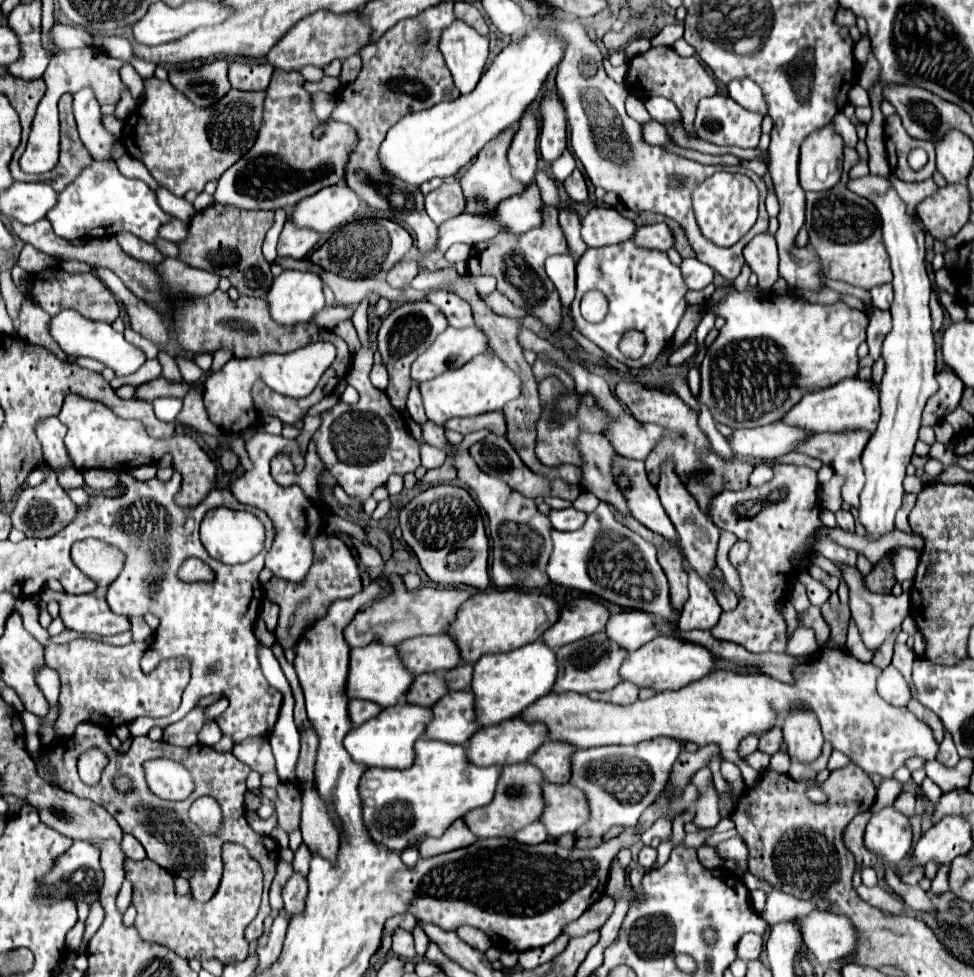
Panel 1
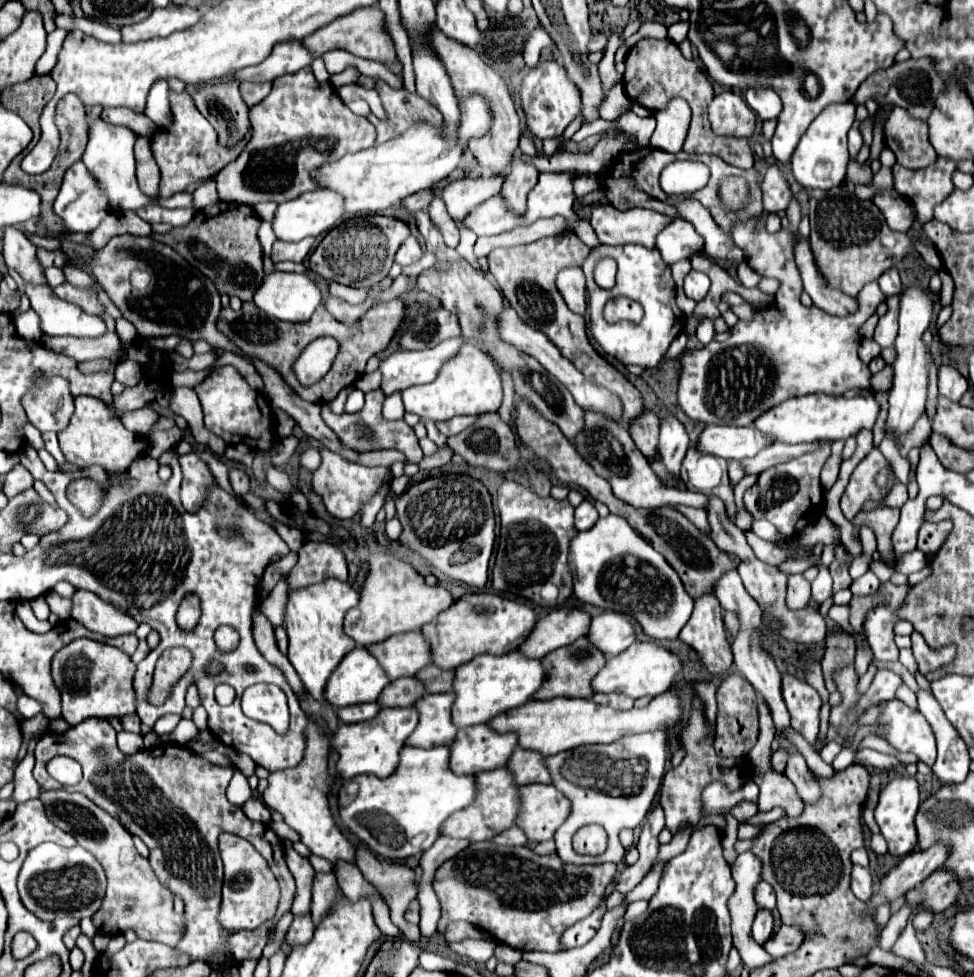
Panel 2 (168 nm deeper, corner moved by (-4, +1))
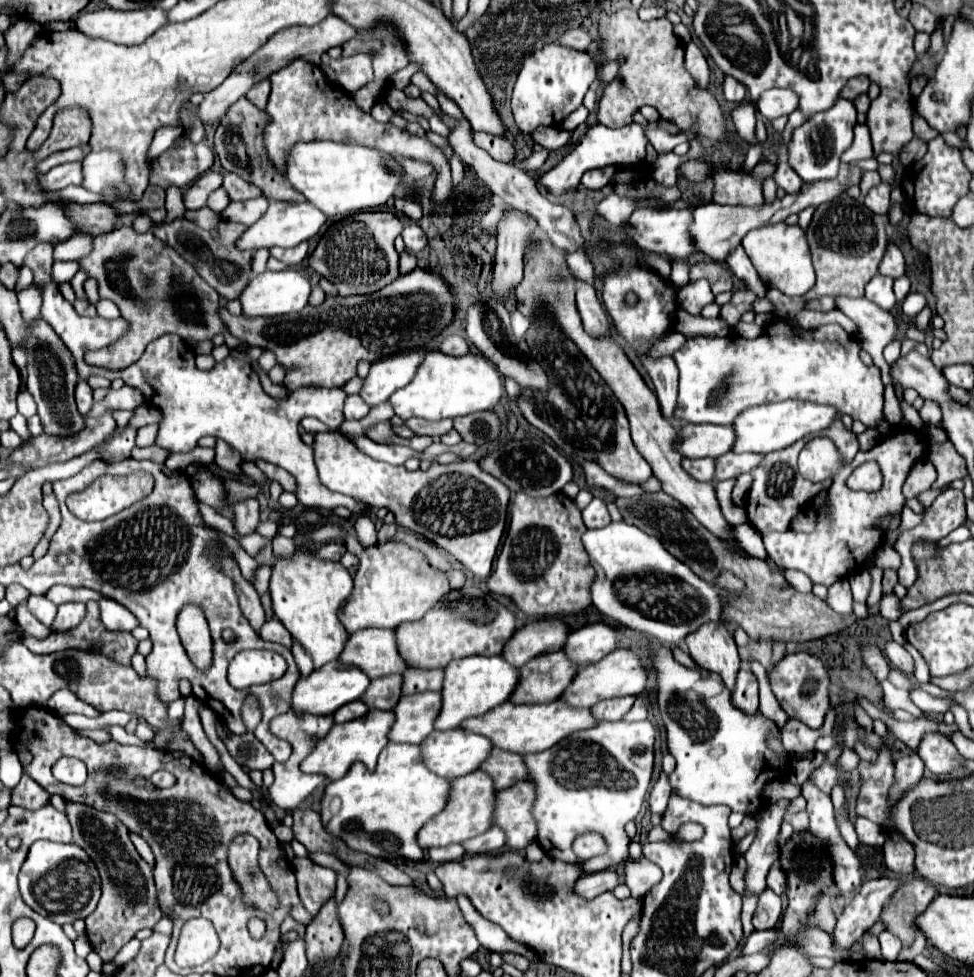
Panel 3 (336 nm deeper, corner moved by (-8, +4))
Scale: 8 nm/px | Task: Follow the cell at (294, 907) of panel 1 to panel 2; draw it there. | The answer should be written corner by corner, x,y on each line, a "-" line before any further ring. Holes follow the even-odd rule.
310,913
304,915
294,915
294,921
286,933
286,939
290,945
294,943
306,943
310,941
310,935
314,935
314,921

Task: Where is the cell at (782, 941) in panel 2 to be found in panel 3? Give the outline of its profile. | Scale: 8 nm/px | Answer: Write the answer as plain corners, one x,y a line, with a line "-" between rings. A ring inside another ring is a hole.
754,930
748,940
744,942
742,946
742,954
756,954
756,952
762,952
770,946
774,946
778,940
778,934
774,930
764,930
764,932
758,932

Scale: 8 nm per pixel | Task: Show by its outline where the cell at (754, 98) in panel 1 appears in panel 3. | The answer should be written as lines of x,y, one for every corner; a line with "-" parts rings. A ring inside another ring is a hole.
766,90
758,100
758,112
768,120
788,116
796,108
798,96
792,90

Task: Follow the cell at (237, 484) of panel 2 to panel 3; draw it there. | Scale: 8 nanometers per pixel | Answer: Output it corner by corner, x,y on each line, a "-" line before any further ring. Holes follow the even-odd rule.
256,498
238,502
234,506
234,520
232,520
232,526
234,526
236,534
244,536
244,534
256,532
256,526
260,522
258,516
260,516
260,506
258,506

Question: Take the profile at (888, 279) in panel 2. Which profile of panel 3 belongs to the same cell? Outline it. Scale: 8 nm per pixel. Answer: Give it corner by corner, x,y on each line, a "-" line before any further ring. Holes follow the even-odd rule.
888,240
888,246
886,246
878,272
884,276
890,276
890,278
900,278
904,274
904,256
894,240

